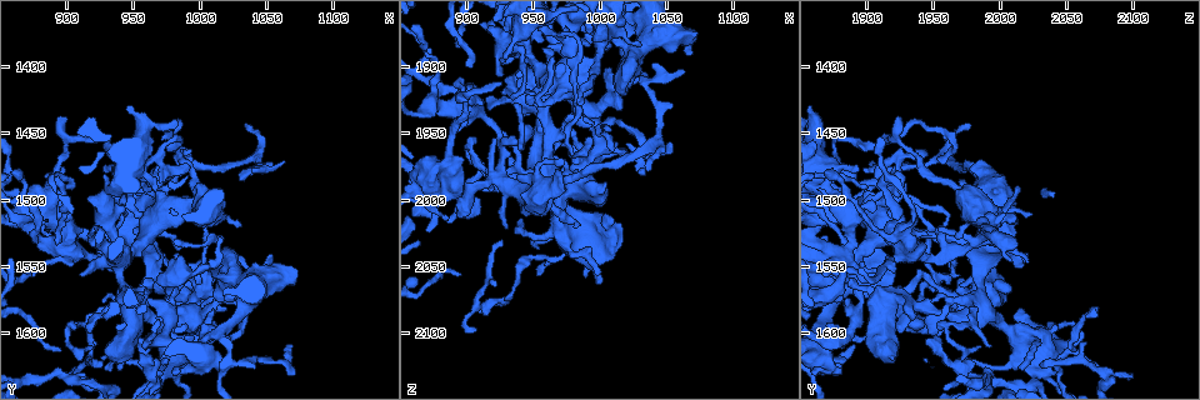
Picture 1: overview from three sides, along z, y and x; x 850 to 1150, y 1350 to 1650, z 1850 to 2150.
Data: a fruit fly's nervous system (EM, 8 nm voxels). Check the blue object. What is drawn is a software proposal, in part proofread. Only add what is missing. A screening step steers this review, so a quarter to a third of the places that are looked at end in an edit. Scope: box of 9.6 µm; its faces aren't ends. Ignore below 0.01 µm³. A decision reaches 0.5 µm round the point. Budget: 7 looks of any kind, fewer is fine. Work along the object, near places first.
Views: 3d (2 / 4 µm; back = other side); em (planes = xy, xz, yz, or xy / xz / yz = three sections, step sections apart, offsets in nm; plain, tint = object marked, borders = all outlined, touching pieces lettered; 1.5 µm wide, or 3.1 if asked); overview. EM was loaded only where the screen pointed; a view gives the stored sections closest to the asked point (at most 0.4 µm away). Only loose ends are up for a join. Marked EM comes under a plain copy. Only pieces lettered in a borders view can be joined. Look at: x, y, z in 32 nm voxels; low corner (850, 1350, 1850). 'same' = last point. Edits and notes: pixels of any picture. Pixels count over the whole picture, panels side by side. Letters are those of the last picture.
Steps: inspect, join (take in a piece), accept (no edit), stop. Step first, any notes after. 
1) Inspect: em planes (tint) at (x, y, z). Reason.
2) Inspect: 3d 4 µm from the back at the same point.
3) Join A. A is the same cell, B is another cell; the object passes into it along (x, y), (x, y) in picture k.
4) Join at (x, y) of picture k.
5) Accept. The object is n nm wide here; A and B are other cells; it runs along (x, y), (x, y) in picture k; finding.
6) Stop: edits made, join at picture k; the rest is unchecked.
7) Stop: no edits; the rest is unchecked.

Inspect: em xz step 8 (borders) at (992, 1462, 1942). Tapers out.

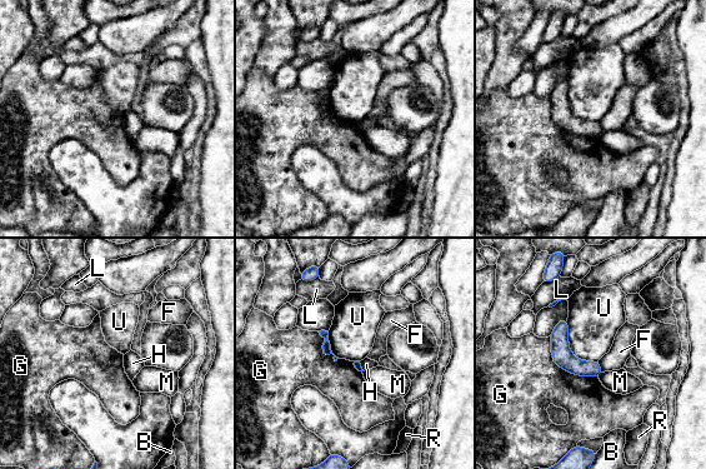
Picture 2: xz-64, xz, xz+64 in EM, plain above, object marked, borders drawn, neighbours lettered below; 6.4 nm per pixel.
Accept. The longest contact is with G, 420 nm; B, F, G, H, L, M, R and U are other cells; a border runs along (566, 320), (569, 349), (597, 362) in picture 2; no lettered piece goes on from it.

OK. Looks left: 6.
Inspect: 3d 2 µm at (982, 1538, 2018). Thin end.

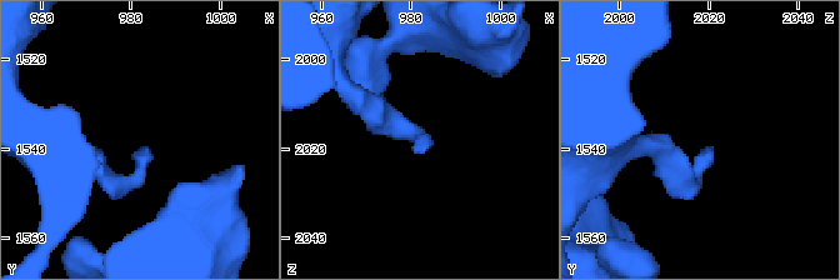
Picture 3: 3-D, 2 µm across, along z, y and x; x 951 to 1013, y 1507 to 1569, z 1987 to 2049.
Inspect: em planes (borders) at (983, 1539, 2020).

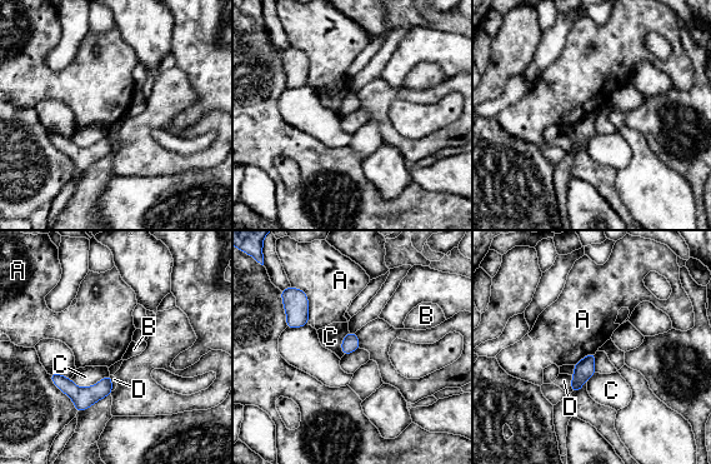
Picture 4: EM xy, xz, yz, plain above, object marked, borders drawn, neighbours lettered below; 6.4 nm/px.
Accept. The object is 110 nm wide here; A, B, C and D are other cells; it runs along (53, 375), (75, 393), (109, 389) in picture 4; none of them fits.

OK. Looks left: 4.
Inspect: em planes (tint) at (1052, 1542, 1956). Tapers out.

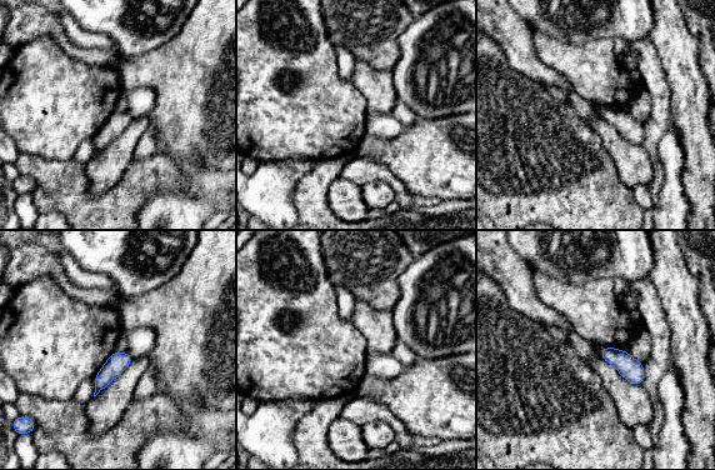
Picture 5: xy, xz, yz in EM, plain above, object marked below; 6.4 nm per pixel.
Inspect: em planes (borders) at the same point. What lies round it.

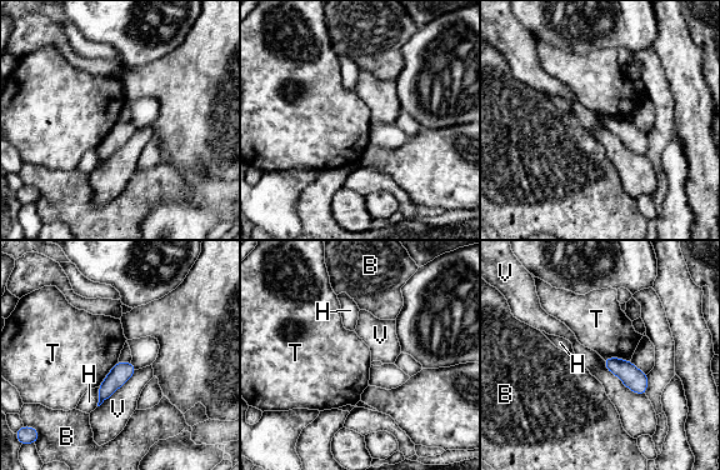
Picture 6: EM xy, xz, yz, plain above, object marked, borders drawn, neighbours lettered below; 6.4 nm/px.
Accept. B, H, T and V are other cells; a border runs along (603, 360), (628, 388), (645, 395) in picture 6; no lettered piece goes on from it.

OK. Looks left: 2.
Stop: no edits; the rest is unchecked.

